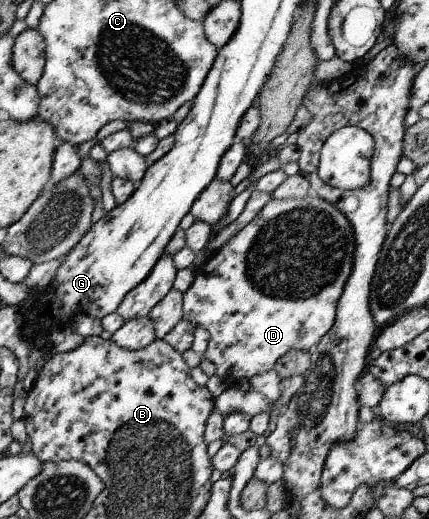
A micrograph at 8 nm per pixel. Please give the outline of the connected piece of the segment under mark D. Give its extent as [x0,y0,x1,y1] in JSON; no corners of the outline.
[183,194,356,387]

